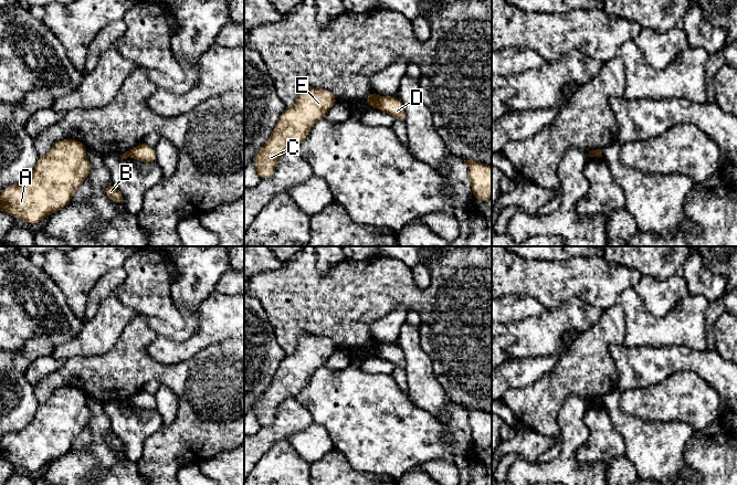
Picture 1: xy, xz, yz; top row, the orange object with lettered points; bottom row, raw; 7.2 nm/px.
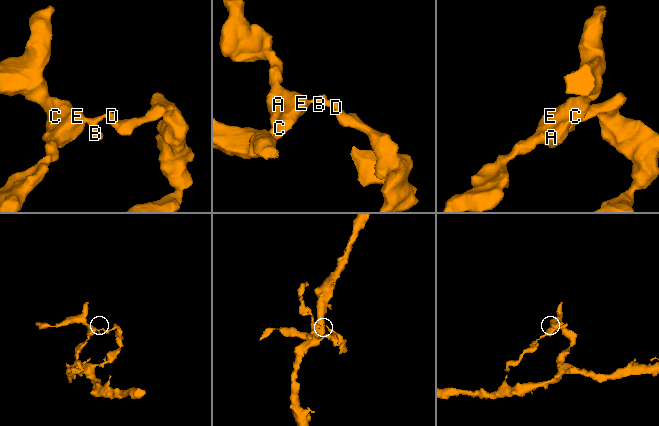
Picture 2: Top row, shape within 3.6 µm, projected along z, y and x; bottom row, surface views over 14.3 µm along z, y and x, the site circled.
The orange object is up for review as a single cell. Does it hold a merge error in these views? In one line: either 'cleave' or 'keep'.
cleave

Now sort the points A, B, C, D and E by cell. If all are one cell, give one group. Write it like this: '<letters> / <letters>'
A B C E / D

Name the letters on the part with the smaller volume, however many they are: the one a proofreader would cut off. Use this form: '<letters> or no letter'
A, B, C, E

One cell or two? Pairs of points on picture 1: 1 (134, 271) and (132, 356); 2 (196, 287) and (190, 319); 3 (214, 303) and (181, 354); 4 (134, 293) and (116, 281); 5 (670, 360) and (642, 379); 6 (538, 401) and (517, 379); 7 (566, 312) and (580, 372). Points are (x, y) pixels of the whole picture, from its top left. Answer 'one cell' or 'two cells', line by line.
1: two cells
2: two cells
3: one cell
4: two cells
5: one cell
6: two cells
7: two cells

